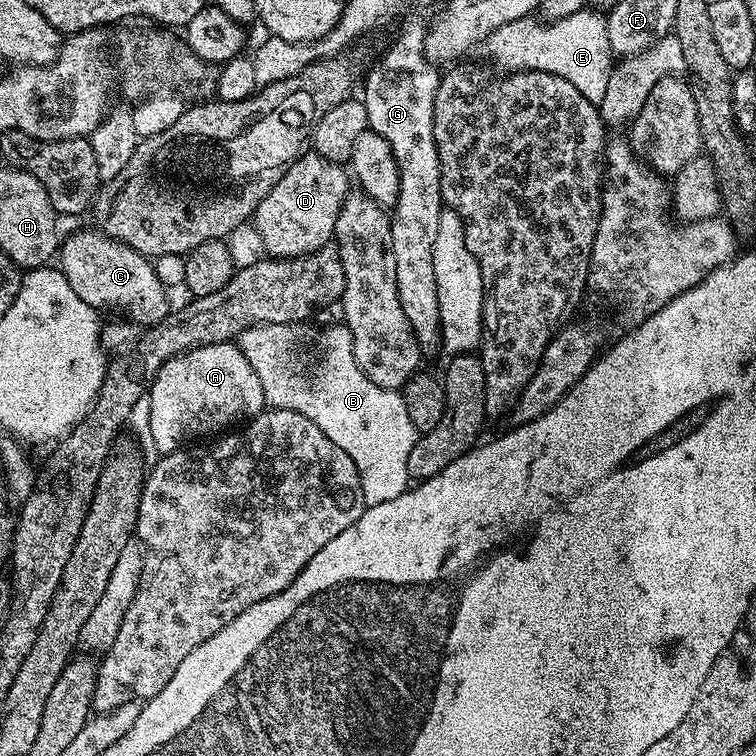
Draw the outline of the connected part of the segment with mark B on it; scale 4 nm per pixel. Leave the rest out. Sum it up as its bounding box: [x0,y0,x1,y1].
[238,322,417,505]

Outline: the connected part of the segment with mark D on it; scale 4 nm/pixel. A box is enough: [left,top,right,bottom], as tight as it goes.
[254,150,350,260]

